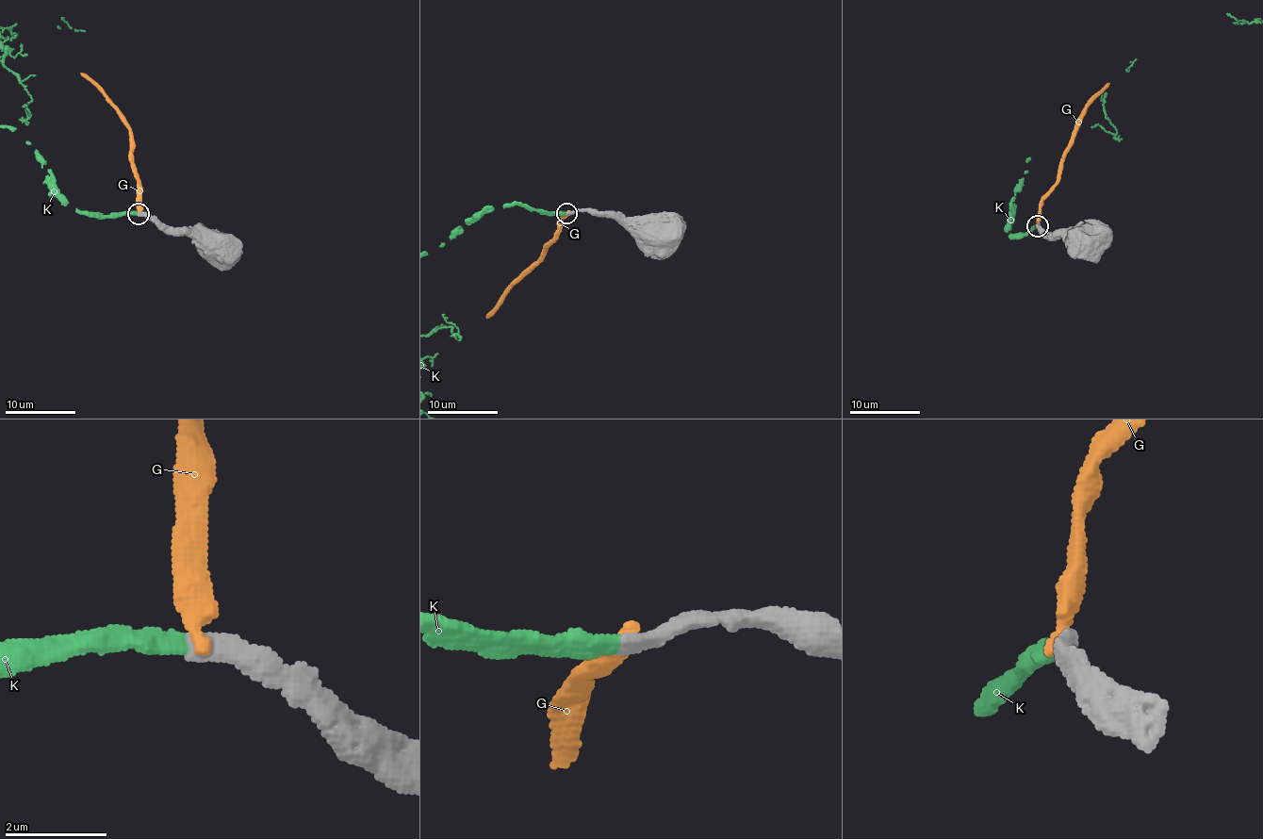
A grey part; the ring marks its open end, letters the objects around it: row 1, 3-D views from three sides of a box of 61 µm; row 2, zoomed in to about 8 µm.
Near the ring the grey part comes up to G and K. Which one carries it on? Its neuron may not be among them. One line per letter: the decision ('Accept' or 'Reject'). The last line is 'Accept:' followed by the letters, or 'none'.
G: Reject
K: Accept
Accept: K

